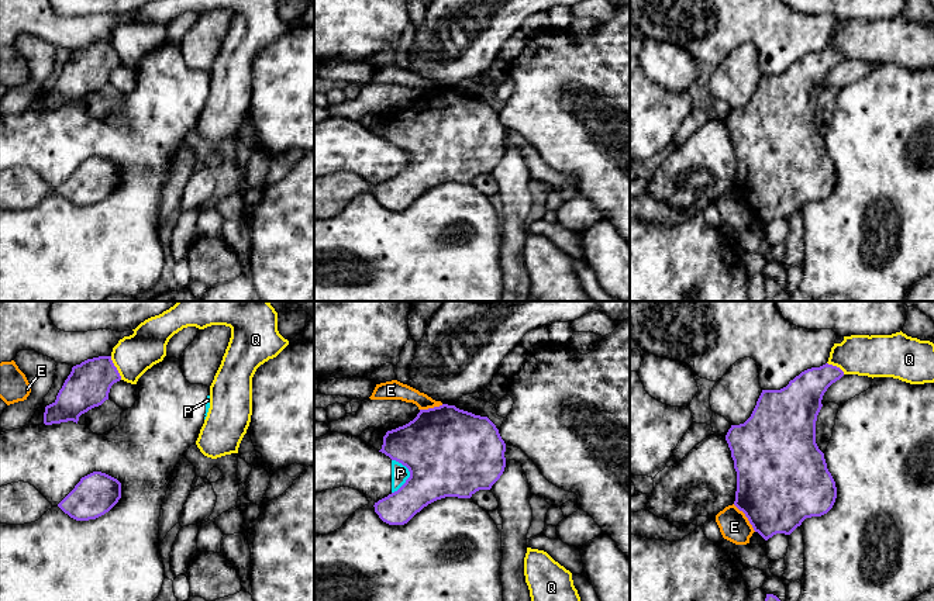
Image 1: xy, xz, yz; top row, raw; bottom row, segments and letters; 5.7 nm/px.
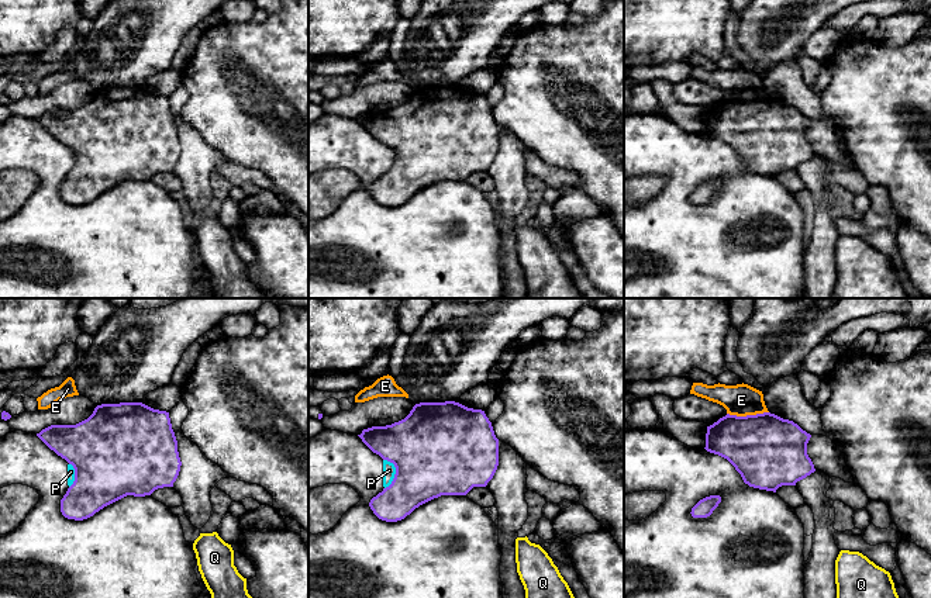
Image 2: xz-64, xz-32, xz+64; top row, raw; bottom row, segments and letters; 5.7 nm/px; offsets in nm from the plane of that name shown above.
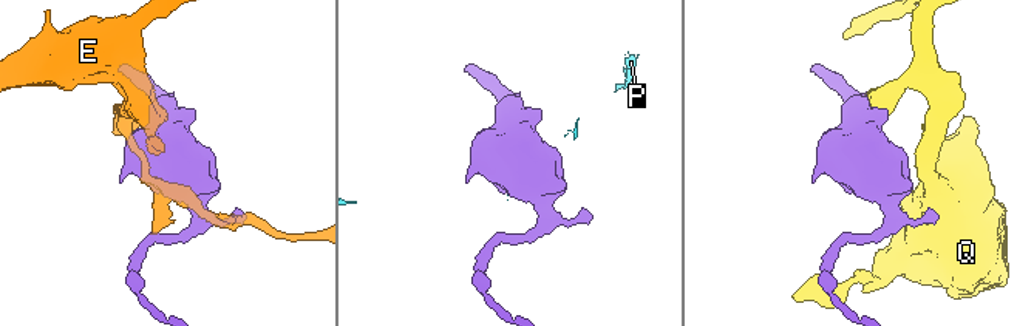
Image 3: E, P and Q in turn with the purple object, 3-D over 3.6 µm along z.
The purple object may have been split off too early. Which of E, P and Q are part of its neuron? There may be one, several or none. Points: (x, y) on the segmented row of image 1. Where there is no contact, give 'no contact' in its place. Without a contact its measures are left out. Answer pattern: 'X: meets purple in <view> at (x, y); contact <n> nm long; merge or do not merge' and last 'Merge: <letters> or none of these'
E: meets purple in yz at (745, 515); contact 200 nm long; do not merge
P: meets purple in xz at (410, 476); contact 200 nm long; do not merge
Q: meets purple in xy at (116, 368); contact 150 nm long; do not merge
Merge: none of these

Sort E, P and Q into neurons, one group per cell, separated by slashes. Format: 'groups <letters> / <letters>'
groups E / P / Q

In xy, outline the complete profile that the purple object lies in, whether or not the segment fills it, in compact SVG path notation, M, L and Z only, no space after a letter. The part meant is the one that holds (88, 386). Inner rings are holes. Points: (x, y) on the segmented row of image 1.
M111 356L87 359L73 366L56 400L45 407L44 424L77 424L82 414L108 400L111 386L120 380Z

